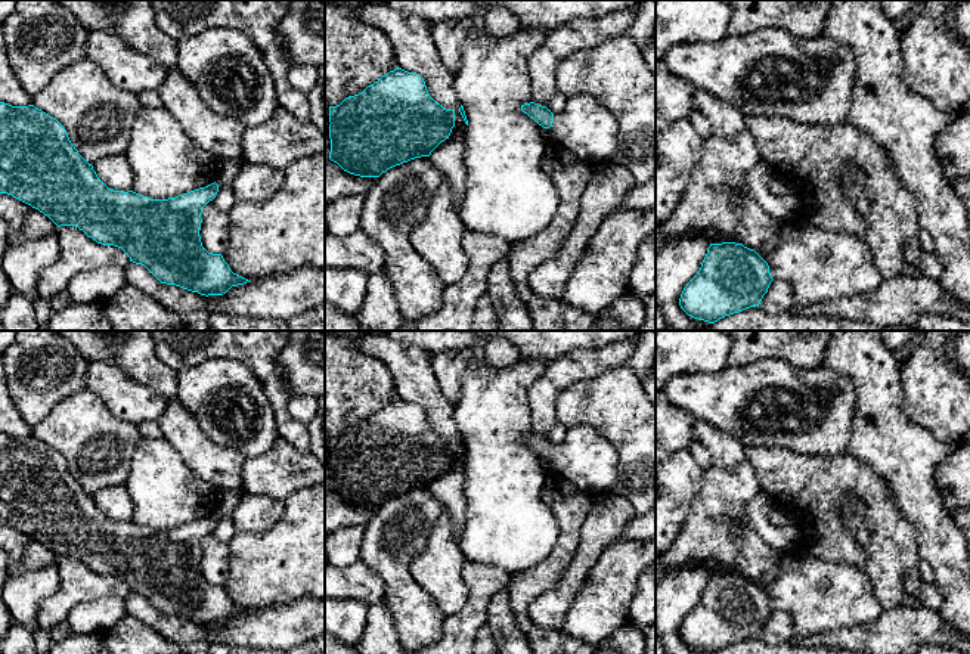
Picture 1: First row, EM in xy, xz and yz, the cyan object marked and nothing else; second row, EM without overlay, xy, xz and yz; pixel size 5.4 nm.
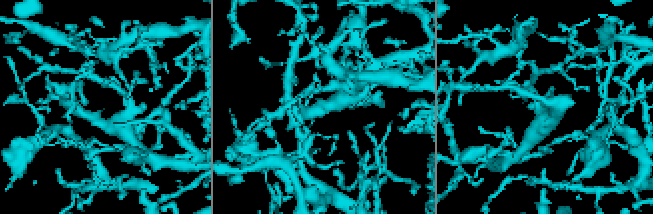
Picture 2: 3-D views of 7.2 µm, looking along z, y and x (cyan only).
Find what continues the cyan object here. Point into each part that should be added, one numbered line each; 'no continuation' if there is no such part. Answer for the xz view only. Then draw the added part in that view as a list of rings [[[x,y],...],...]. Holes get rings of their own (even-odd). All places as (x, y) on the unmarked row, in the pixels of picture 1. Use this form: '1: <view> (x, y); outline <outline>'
1: xz (588, 459); outline [[[589,425],[567,430],[548,462],[552,471],[592,498],[611,490],[617,480],[619,455],[614,446]]]

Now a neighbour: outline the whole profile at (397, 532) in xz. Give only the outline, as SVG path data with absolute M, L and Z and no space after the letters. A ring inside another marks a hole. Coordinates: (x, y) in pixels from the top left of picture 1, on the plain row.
M421 487L382 503L363 527L359 560L374 570L384 583L382 601L391 611L403 654L436 644L443 636L446 614L437 602L418 585L410 564L427 548L427 537L438 521L444 505L430 487Z

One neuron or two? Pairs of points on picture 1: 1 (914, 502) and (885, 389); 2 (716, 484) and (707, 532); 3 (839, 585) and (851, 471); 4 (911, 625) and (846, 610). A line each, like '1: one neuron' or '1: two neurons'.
1: one neuron
2: one neuron
3: two neurons
4: two neurons

